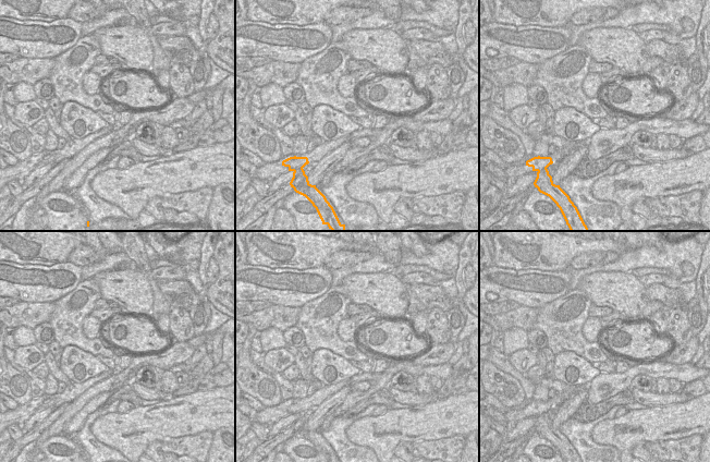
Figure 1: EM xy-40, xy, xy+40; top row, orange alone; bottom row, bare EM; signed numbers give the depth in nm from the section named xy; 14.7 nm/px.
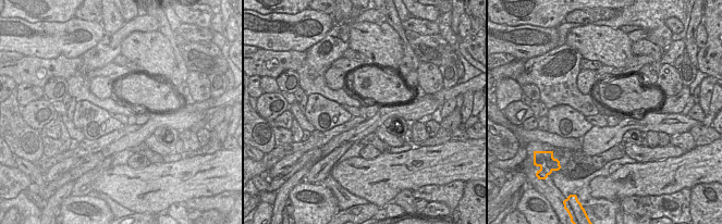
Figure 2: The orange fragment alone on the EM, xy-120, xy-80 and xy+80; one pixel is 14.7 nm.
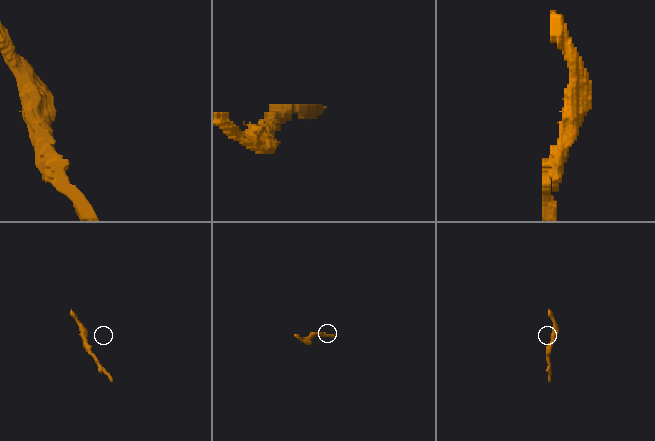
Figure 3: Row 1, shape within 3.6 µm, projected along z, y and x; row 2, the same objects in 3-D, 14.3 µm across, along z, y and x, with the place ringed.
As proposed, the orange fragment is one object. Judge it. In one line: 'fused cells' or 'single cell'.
single cell

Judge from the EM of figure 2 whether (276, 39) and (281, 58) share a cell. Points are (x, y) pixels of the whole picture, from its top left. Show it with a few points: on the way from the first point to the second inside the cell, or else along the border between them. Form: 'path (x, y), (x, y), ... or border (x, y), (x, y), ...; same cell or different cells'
border (254, 46), (260, 49), (290, 51); different cells

